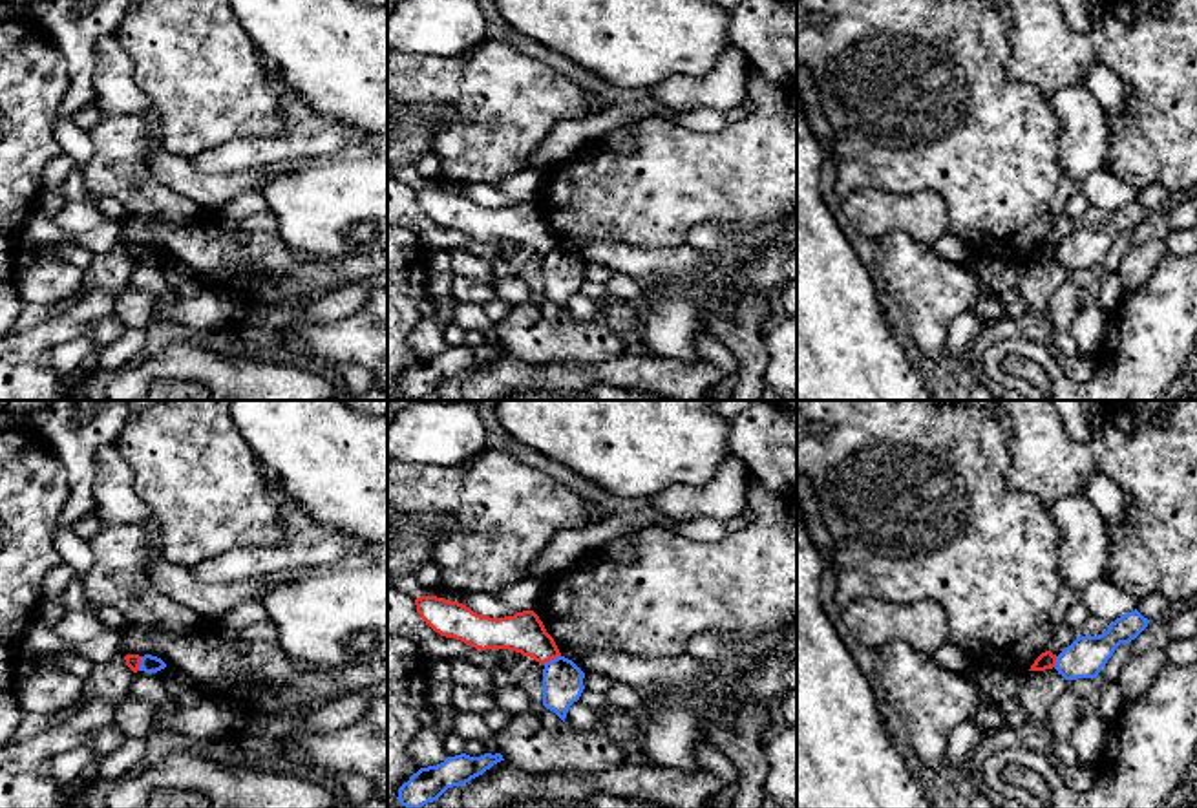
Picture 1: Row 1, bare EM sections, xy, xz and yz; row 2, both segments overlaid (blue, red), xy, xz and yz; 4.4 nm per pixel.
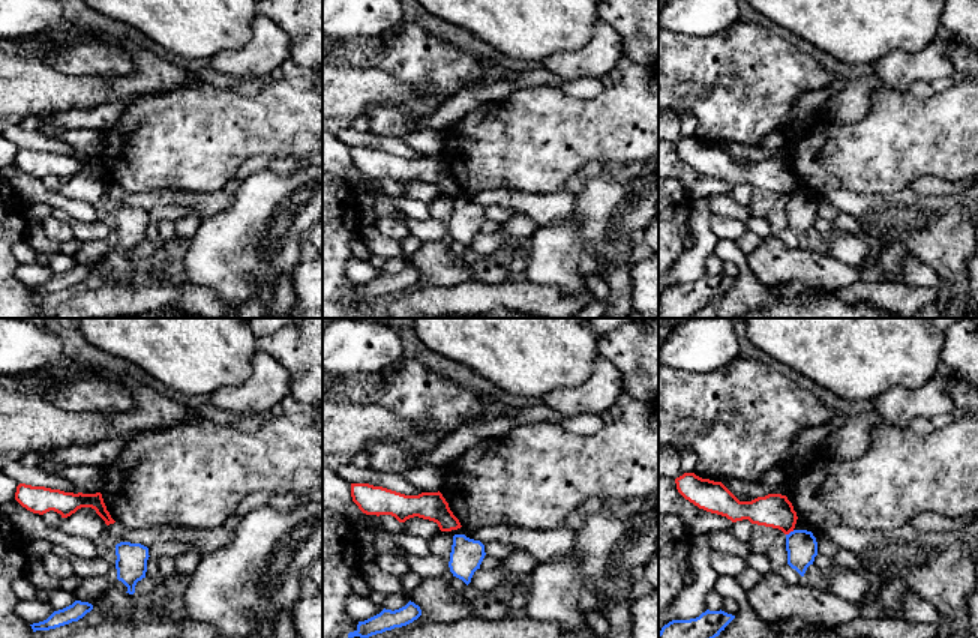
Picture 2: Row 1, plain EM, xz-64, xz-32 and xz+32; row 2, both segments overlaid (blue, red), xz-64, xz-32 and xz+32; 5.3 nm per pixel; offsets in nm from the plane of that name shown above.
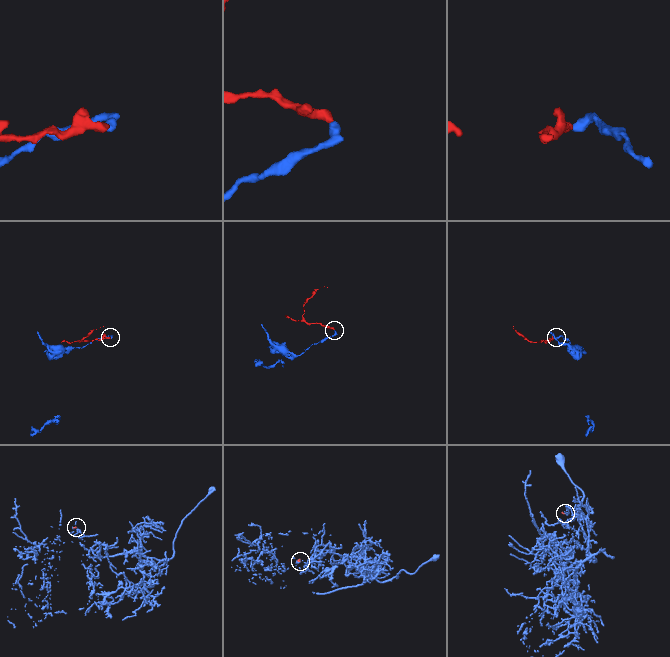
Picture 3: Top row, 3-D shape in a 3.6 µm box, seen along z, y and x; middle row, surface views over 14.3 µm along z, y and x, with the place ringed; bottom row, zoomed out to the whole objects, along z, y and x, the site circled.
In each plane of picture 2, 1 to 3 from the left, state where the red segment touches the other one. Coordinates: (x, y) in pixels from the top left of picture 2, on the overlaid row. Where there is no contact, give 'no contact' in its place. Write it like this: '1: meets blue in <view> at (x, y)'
1: no contact
2: no contact
3: meets blue in xz+32 at (791, 532)

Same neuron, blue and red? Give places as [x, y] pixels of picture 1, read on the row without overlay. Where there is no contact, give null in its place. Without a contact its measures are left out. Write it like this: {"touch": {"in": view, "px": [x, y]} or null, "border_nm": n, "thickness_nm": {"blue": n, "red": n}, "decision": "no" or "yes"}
{"touch": {"in": "xz", "px": [550, 251]}, "border_nm": 90, "thickness_nm": {"blue": 180, "red": 180}, "decision": "no"}

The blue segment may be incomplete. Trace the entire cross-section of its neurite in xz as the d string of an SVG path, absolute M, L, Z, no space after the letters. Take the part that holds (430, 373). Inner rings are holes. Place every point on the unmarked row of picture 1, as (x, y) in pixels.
M466 344L448 347L437 356L420 358L398 380L398 393L411 400L439 391L439 388L453 377L464 377L471 369L482 366L493 355L504 351L501 344L484 344L470 347Z

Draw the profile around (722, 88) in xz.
M727 44L715 68L700 77L671 75L651 91L665 108L665 117L691 113L700 108L727 112L746 99L746 82L751 71L747 57Z

